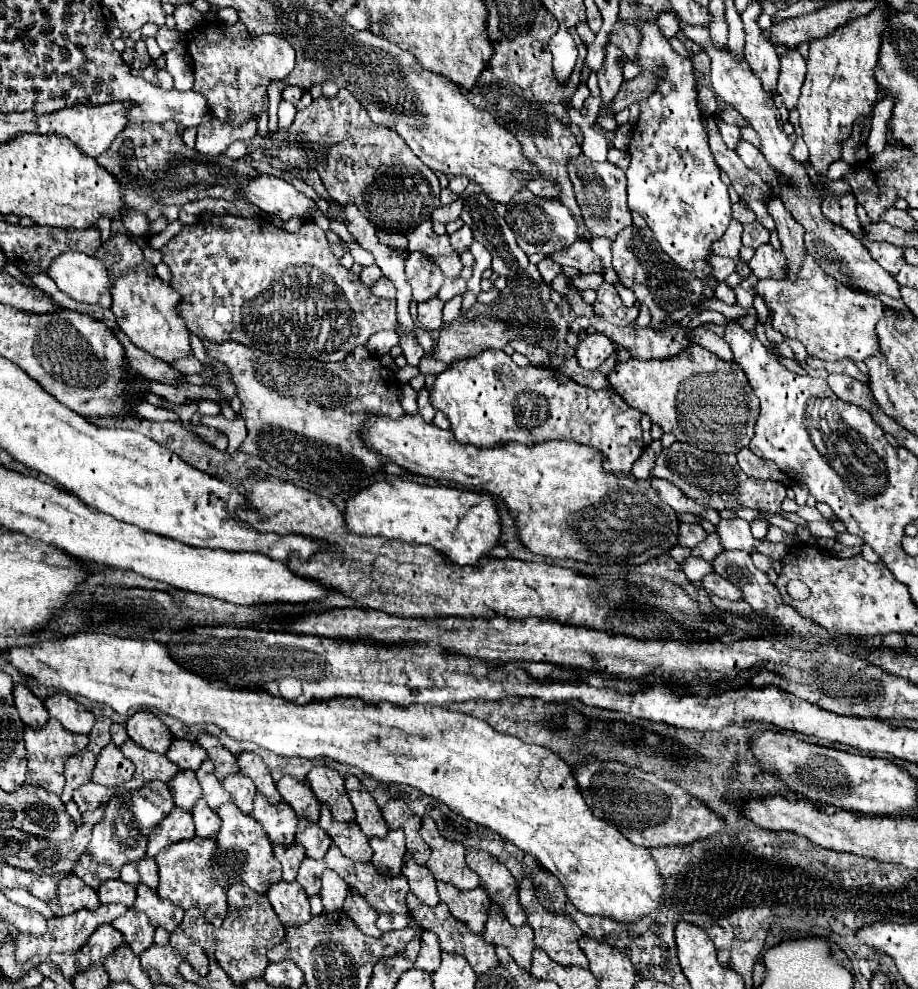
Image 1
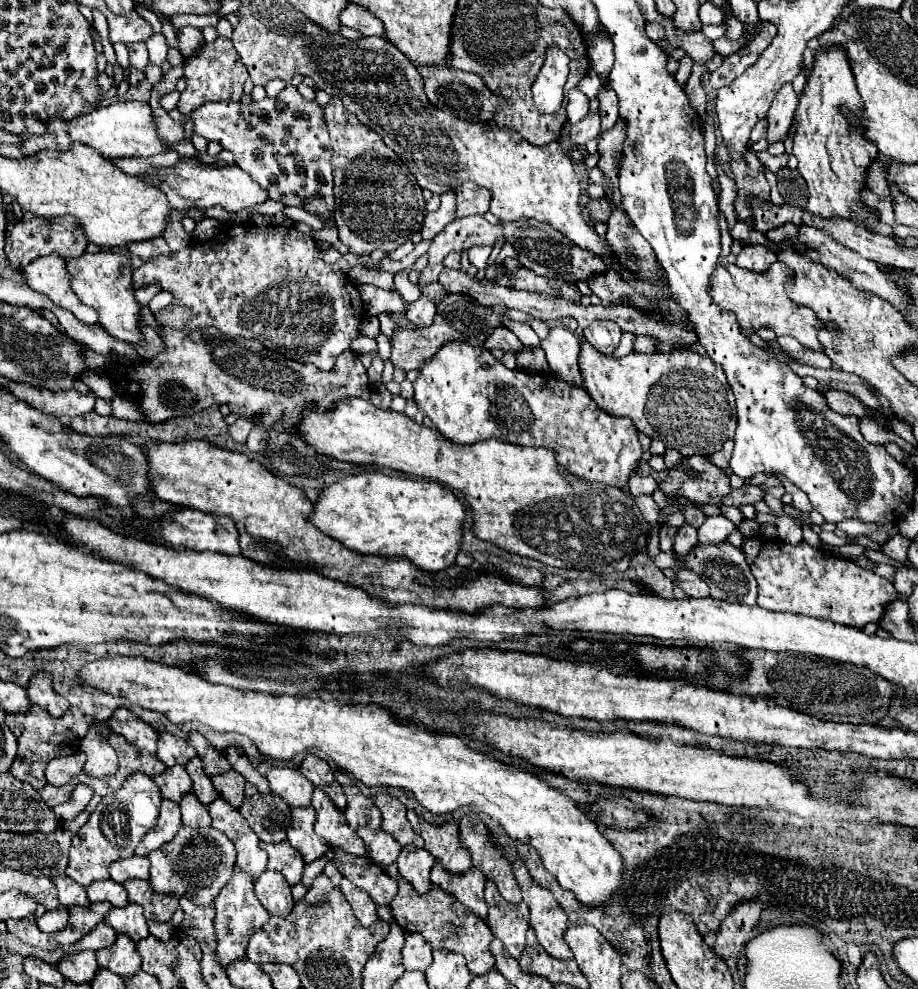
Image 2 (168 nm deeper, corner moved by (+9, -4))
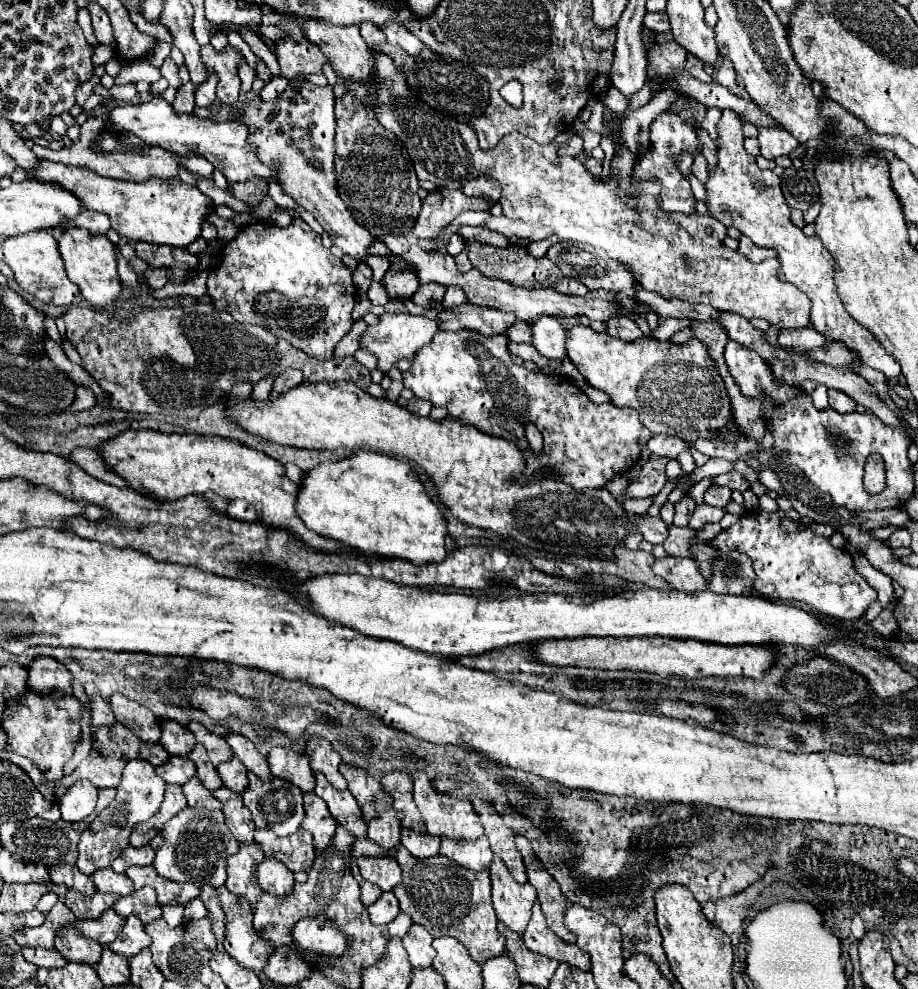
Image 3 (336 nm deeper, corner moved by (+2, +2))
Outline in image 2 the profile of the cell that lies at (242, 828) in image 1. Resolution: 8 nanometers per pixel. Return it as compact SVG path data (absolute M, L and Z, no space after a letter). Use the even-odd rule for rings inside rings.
M221 798L213 800L207 810L213 820L213 828L221 830L235 844L235 866L257 880L267 870L267 852L259 846L257 834L253 834L251 828L245 824L245 818Z

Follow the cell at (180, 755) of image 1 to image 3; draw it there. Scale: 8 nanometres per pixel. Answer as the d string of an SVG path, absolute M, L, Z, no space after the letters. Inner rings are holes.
M160 720L160 728L162 728L160 744L168 754L186 756L194 748L196 736L192 736L186 726L182 726L174 720Z

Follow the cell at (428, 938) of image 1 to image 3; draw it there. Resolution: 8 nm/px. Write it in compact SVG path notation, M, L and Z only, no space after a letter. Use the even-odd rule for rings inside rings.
M412 924L408 934L402 938L402 946L410 956L410 964L414 968L428 968L436 952L432 952L432 936L422 926Z

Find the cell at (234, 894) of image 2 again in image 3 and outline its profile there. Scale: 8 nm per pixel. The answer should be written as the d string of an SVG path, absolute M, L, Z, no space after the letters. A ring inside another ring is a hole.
M240 844L238 852L228 856L228 880L226 888L234 894L246 896L250 904L254 906L256 898L262 894L258 882L256 882L256 866L264 860L262 846L252 844Z

